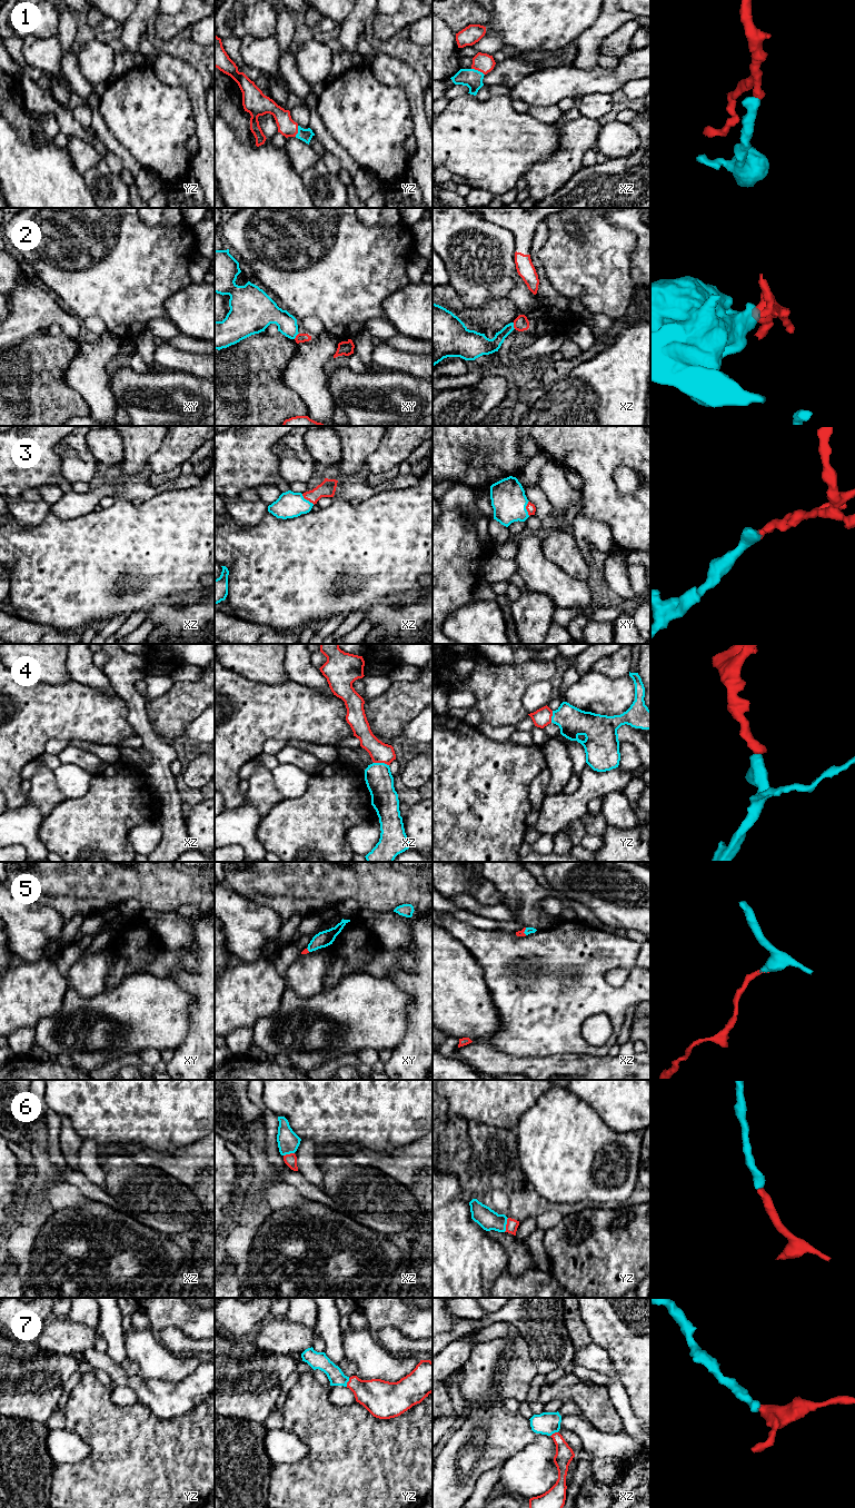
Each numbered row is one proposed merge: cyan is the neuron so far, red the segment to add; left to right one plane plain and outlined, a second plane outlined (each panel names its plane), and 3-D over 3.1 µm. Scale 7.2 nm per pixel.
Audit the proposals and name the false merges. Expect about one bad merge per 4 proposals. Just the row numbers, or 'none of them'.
2

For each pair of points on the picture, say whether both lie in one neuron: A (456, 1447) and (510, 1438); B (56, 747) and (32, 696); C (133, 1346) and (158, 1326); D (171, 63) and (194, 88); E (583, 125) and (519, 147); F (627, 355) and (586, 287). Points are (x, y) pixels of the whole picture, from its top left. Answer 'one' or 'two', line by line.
A: one
B: two
C: two
D: one
E: two
F: two

